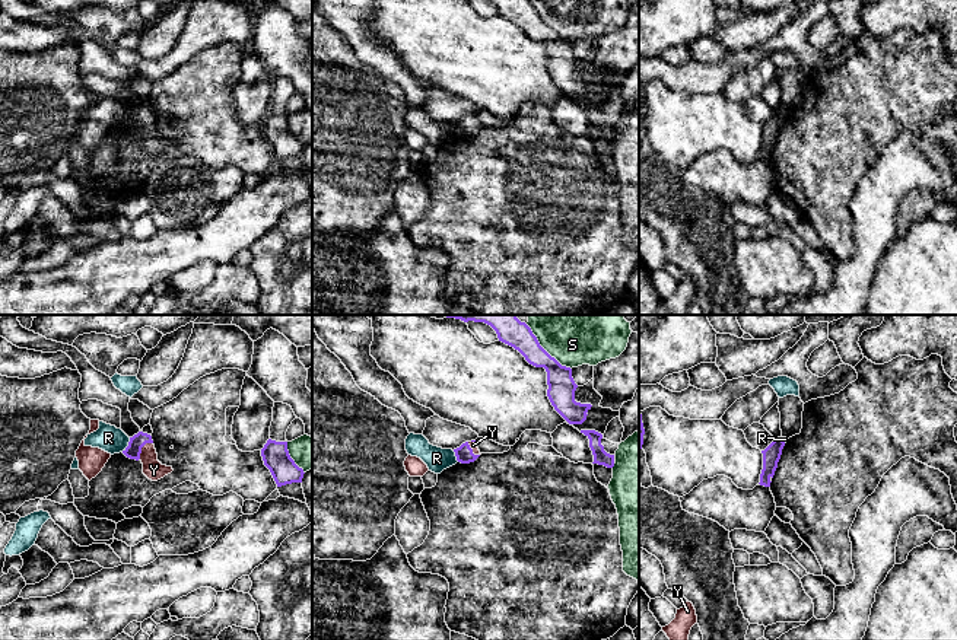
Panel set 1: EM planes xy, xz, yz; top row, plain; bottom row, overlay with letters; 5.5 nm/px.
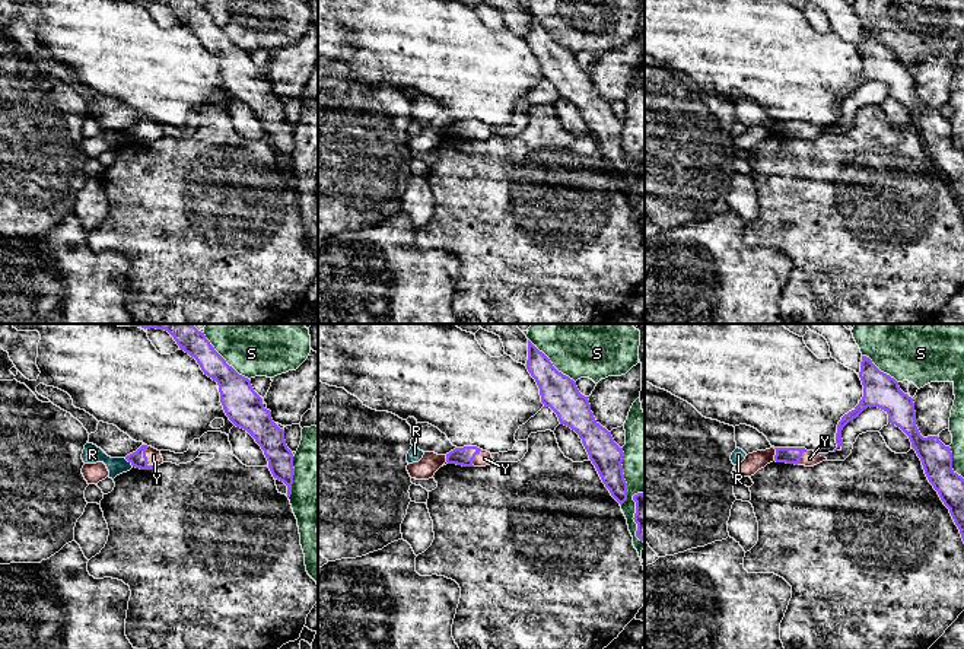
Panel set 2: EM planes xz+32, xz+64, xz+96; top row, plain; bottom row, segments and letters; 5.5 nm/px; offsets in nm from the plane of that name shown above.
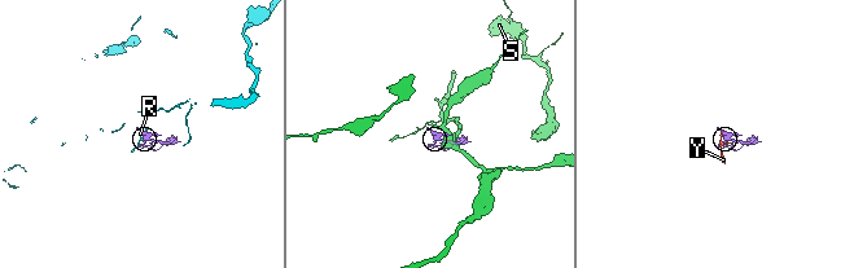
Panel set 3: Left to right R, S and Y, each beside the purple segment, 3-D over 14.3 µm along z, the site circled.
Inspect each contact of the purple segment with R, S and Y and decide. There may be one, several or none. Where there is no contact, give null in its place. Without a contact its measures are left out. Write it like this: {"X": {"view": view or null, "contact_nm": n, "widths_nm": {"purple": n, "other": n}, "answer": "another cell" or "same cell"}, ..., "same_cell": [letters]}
{"R": {"view": "xy", "contact_nm": 90, "widths_nm": {"purple": 90, "other": 150}, "answer": "another cell"}, "S": {"view": "xz", "contact_nm": 340, "widths_nm": {"purple": 150, "other": 220}, "answer": "another cell"}, "Y": {"view": "xy", "contact_nm": 120, "widths_nm": {"purple": 90, "other": 110}, "answer": "same cell"}, "same_cell": ["Y"]}

